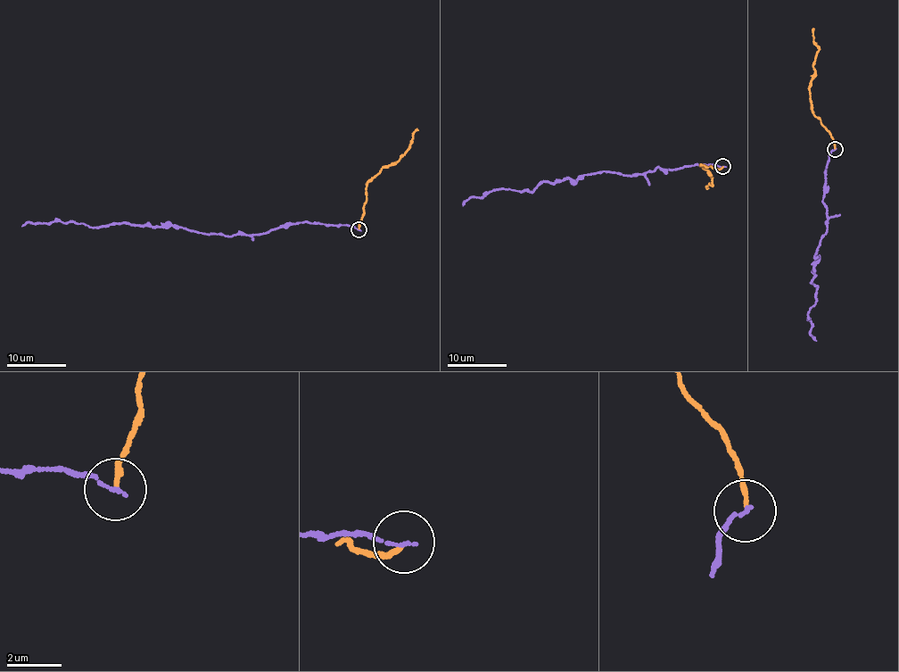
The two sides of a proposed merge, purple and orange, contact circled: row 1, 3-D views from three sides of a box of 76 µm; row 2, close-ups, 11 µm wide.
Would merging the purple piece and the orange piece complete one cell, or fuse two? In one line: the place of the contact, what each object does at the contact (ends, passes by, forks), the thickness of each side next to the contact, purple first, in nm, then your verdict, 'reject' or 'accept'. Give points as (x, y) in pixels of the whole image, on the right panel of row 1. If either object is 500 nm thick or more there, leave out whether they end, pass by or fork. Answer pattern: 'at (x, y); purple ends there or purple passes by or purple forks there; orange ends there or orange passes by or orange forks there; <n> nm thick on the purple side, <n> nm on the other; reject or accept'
at (835, 149); purple ends there; orange ends there; 120 nm thick on the purple side, 180 nm on the other; reject

